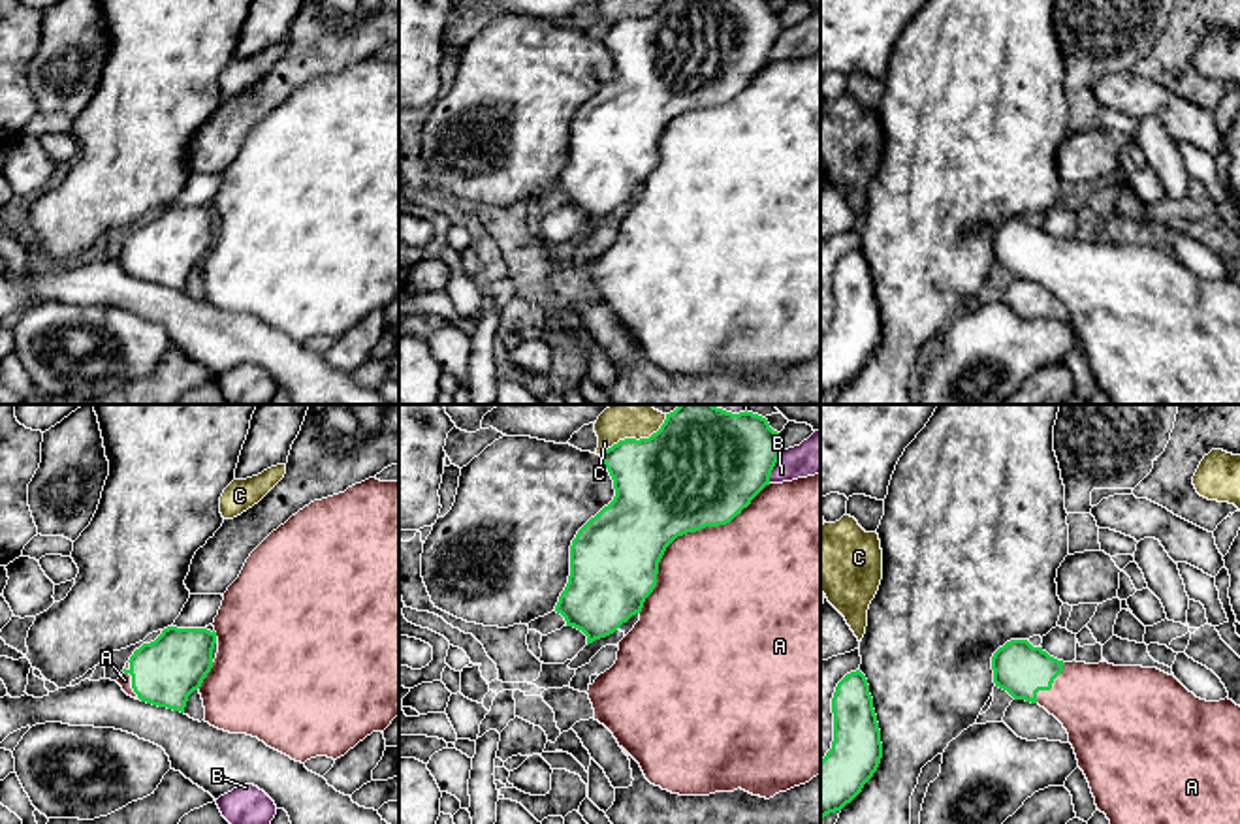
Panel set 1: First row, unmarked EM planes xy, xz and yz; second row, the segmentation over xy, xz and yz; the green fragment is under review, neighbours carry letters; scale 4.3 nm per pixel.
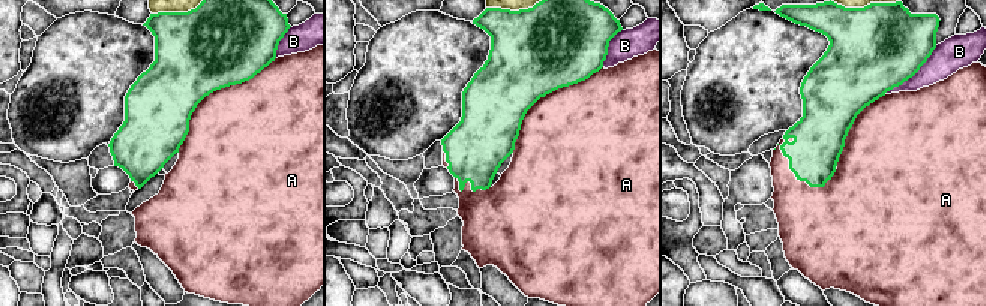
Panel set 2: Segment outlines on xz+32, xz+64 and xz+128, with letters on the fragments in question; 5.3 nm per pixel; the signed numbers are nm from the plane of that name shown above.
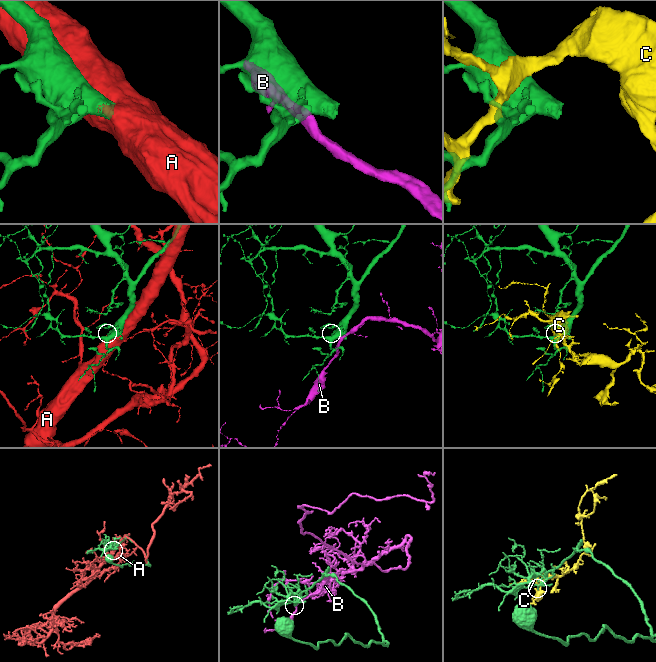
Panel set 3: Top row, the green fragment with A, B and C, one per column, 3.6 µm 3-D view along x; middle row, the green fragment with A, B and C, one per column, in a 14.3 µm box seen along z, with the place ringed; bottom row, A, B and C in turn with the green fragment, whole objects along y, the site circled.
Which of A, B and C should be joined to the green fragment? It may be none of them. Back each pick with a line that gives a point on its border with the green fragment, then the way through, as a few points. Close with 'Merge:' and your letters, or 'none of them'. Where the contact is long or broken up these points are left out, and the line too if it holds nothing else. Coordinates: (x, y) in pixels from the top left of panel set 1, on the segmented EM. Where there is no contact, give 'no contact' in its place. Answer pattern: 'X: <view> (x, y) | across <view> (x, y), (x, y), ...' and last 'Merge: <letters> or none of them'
A: xz (685, 533)
Merge: A

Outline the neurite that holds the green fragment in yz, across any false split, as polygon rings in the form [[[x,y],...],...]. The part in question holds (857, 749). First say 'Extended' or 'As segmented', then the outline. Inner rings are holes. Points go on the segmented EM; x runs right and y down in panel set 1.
As segmented. [[[860,670],[847,673],[837,683],[832,713],[834,741],[820,760],[820,818],[851,803],[882,758],[873,698]]]

